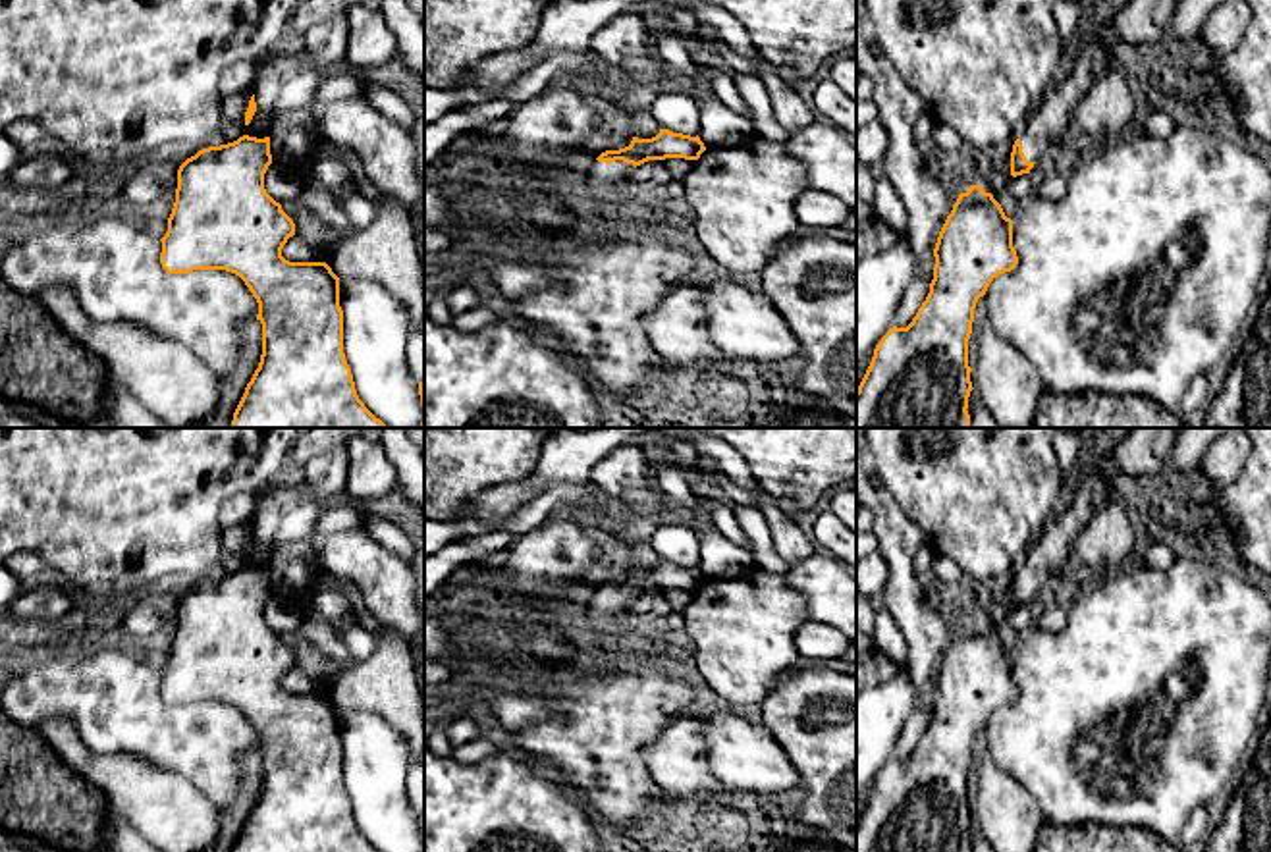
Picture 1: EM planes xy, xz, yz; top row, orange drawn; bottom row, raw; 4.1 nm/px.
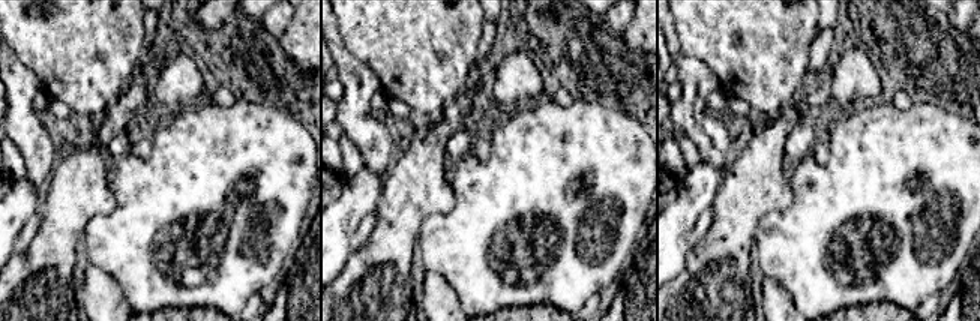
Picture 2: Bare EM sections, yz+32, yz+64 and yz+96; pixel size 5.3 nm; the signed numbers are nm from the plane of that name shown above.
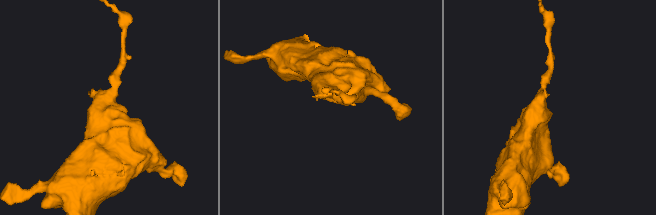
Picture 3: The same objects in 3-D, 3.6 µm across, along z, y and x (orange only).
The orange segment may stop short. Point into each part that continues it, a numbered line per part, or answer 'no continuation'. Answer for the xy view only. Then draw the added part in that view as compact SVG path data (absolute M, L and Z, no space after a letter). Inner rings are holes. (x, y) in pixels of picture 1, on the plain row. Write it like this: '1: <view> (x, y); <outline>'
no continuation

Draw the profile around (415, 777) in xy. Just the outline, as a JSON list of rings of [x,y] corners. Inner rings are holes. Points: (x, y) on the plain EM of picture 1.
[[[420,759],[409,761],[407,798],[417,813],[424,813],[424,761]]]

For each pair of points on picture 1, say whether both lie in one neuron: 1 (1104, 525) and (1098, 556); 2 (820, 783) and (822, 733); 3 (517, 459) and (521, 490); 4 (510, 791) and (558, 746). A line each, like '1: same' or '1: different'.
1: same
2: same
3: different
4: different

